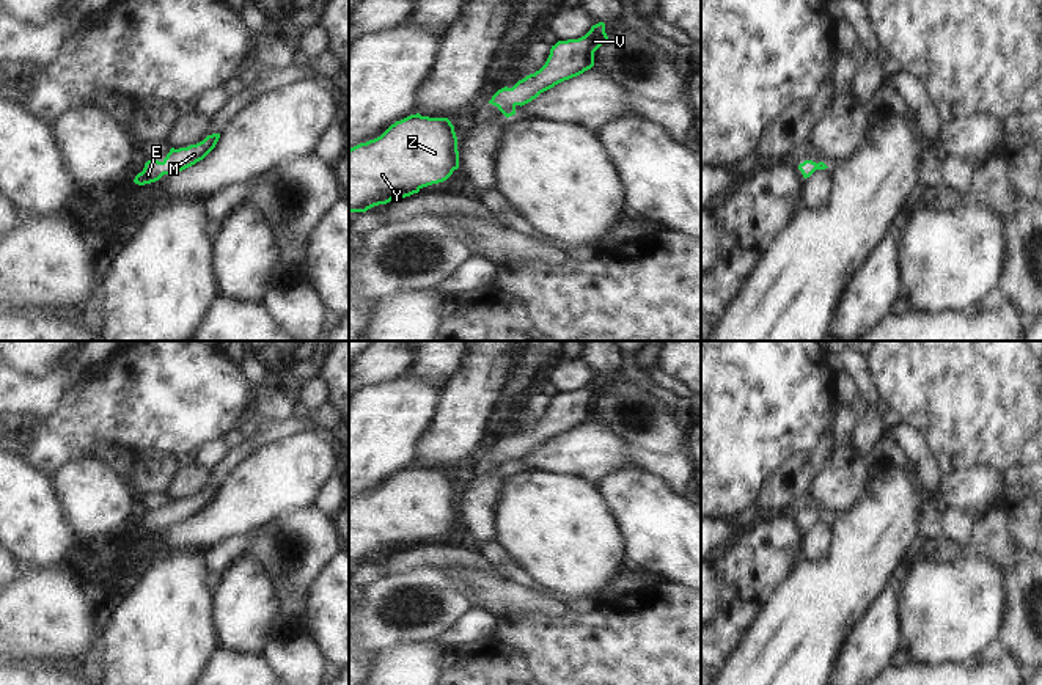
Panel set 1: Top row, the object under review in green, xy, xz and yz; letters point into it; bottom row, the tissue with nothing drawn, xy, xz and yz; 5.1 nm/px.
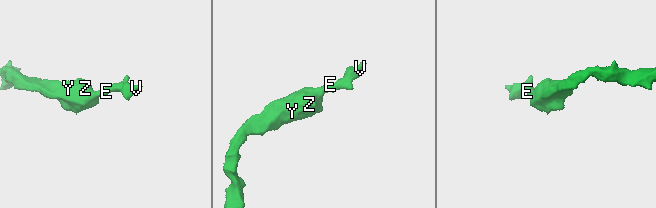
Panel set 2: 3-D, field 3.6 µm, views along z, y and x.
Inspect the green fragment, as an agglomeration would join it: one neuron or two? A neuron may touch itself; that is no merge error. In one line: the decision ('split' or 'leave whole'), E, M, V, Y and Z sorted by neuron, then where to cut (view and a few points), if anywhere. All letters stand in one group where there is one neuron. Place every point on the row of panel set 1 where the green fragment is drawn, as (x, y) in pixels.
leave whole; groups E M V Y Z; cut none

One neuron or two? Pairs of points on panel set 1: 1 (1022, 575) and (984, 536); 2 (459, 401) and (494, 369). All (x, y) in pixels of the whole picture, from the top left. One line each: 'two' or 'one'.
1: one
2: one

